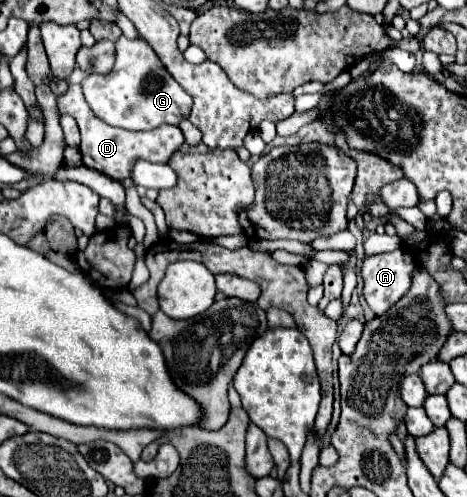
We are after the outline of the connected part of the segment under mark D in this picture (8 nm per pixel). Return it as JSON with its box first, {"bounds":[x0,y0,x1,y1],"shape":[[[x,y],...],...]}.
{"bounds":[57,84,185,180],"shape":[[[71,84],[69,90],[57,98],[59,102],[59,112],[61,114],[69,114],[77,120],[79,124],[79,130],[81,130],[81,156],[83,156],[83,164],[87,168],[93,168],[113,180],[125,180],[129,178],[129,166],[135,158],[141,158],[141,160],[147,160],[147,162],[169,162],[171,154],[185,142],[183,138],[183,132],[177,128],[177,126],[159,126],[159,128],[153,128],[149,132],[129,132],[129,130],[121,130],[121,128],[111,128],[109,124],[101,122],[93,112],[91,108],[87,106],[85,98],[83,98],[83,90],[81,90],[81,84]]]}

